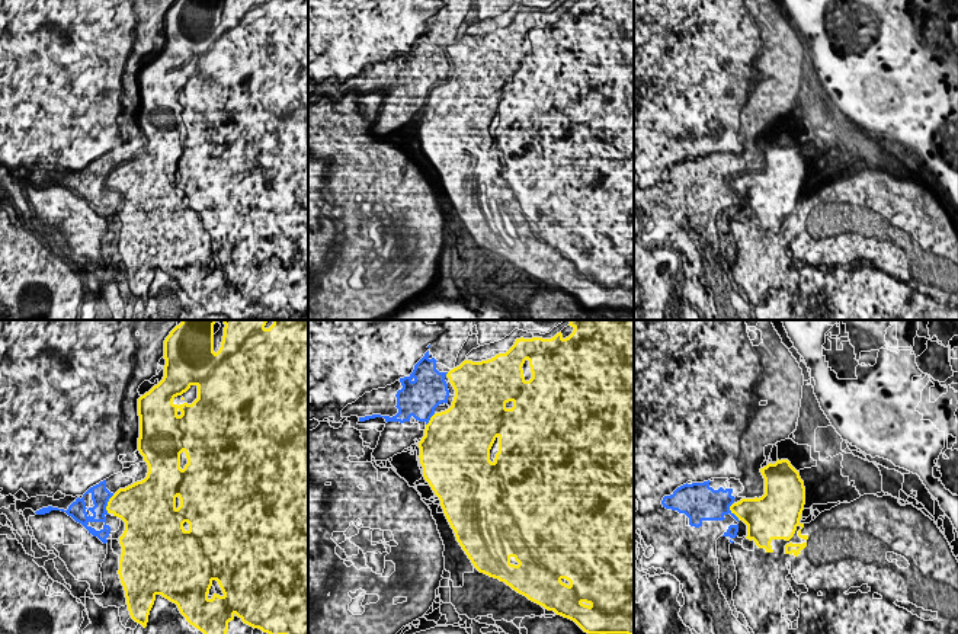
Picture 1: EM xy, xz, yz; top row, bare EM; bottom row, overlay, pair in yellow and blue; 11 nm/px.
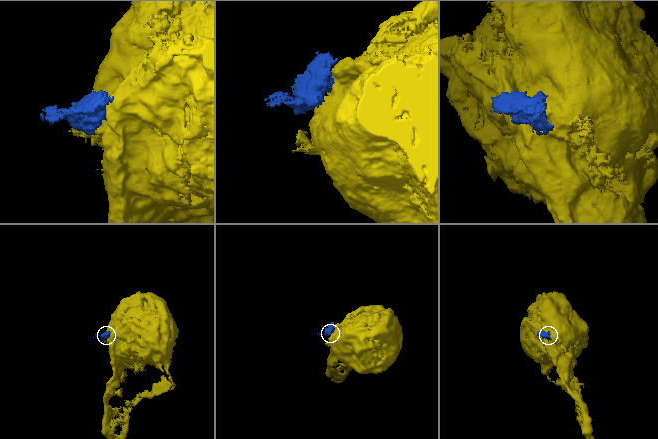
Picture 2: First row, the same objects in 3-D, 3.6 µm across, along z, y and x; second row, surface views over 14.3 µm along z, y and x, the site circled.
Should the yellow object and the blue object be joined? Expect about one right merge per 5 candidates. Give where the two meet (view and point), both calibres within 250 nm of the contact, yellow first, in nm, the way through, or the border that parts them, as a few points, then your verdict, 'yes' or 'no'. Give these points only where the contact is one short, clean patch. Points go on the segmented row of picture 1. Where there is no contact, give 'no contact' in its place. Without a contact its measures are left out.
xy (108, 505) | 380/200 nm | along xy (114, 495), (106, 506), (108, 514) | no

